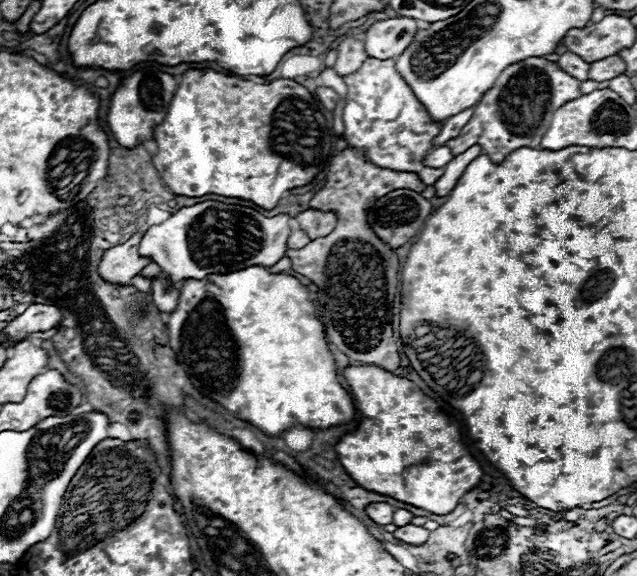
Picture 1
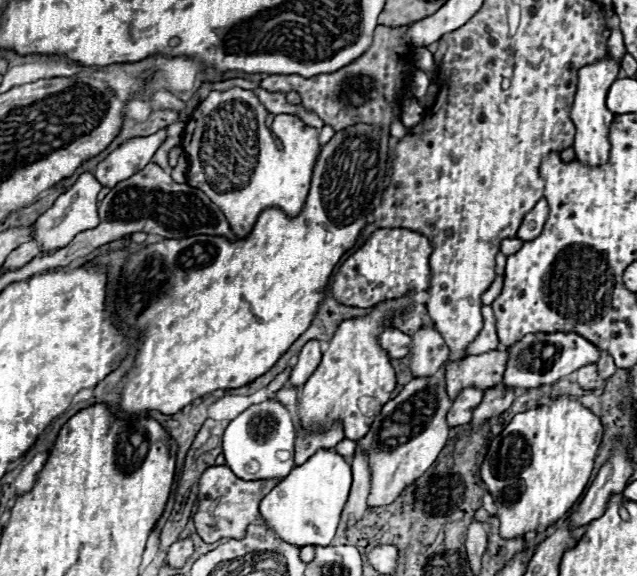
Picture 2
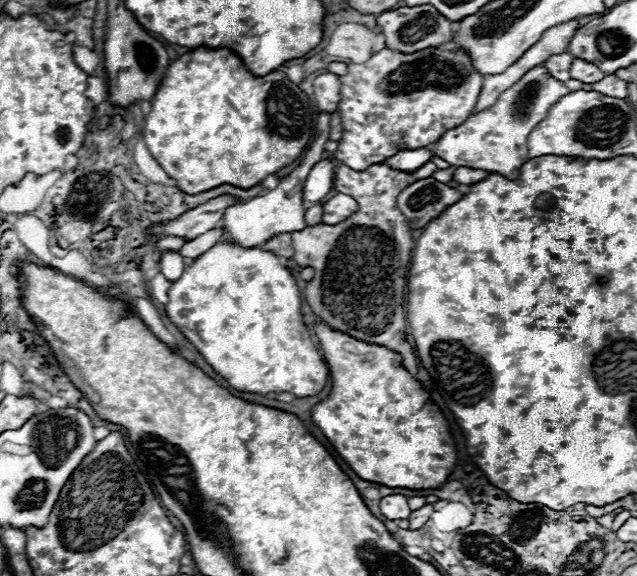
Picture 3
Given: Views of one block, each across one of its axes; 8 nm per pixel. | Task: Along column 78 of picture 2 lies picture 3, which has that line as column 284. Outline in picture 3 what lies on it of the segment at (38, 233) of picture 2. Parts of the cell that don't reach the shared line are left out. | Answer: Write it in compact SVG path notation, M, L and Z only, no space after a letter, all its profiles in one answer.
M320 122L316 128L316 138L310 144L310 148L306 150L302 162L286 178L280 178L280 182L274 190L270 190L264 196L256 196L256 198L250 198L246 202L226 208L226 214L222 218L222 226L226 228L224 240L234 240L234 242L240 242L242 246L260 246L274 234L304 230L306 228L306 220L304 220L306 210L302 206L302 188L304 188L308 172L314 168L316 162L320 162L324 158L326 140L328 140L328 124L322 126L322 122Z

